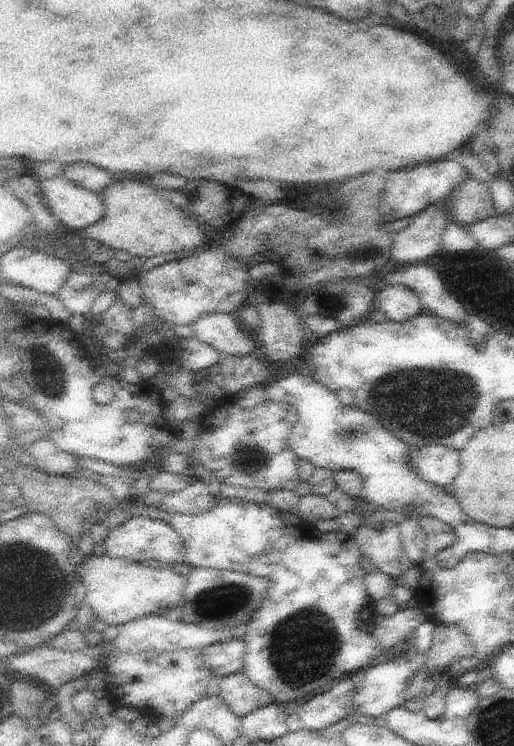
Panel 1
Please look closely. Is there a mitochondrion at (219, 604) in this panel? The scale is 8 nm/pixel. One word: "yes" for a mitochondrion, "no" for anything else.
yes

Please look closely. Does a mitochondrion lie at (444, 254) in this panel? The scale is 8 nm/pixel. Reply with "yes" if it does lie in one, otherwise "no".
no

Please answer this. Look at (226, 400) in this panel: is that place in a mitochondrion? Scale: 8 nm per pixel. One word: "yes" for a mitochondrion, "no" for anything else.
no

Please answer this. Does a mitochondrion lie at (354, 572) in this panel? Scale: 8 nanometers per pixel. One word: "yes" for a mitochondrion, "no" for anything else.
no

